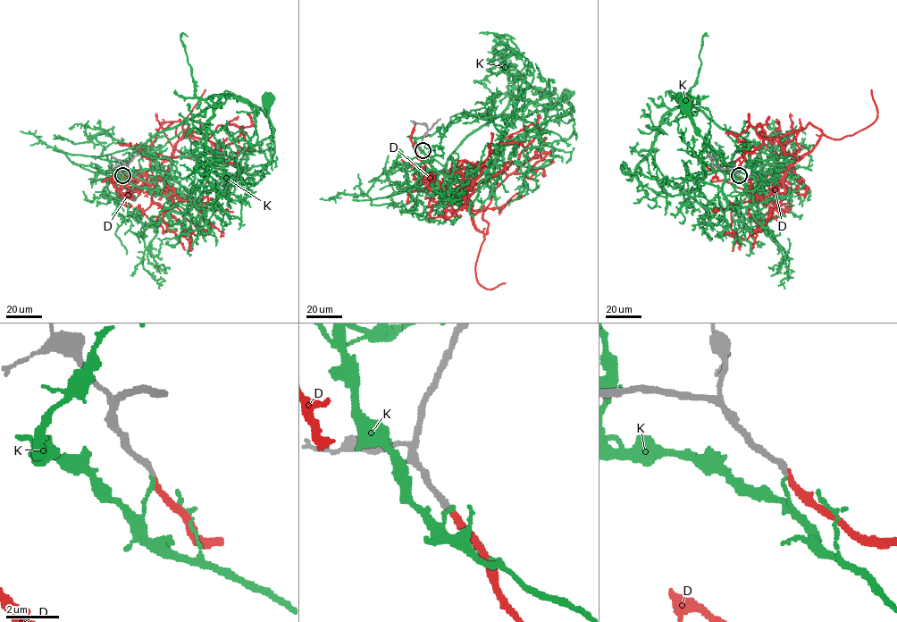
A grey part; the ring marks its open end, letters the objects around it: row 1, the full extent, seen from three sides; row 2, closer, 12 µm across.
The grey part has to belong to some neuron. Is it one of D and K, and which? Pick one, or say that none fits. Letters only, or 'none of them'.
D

